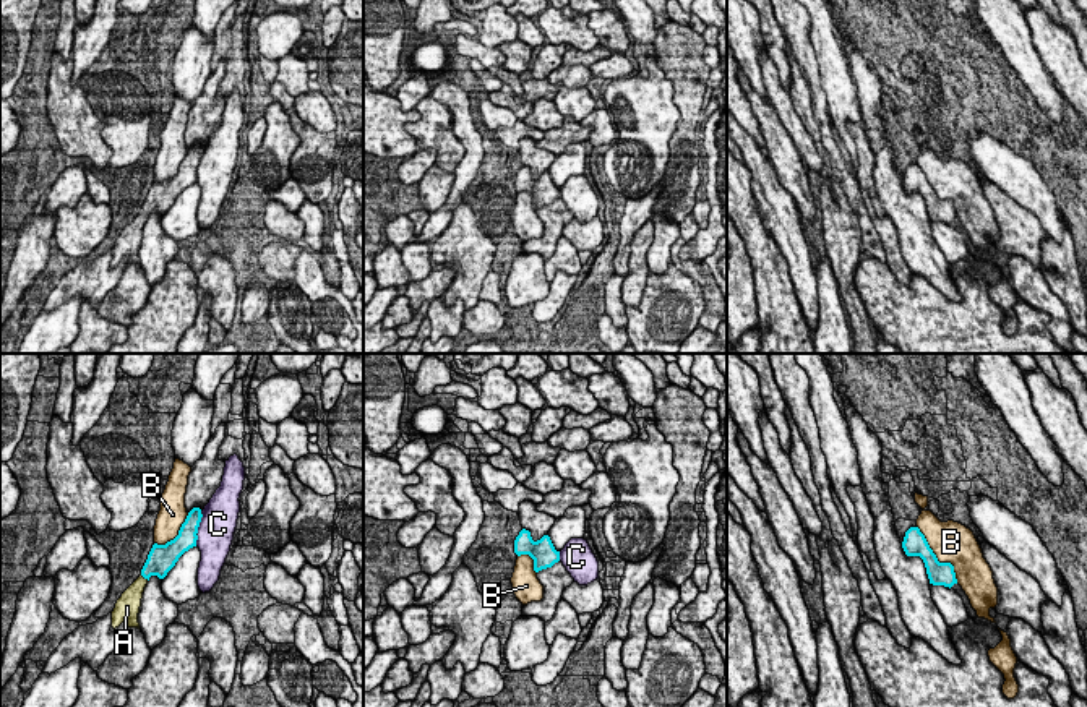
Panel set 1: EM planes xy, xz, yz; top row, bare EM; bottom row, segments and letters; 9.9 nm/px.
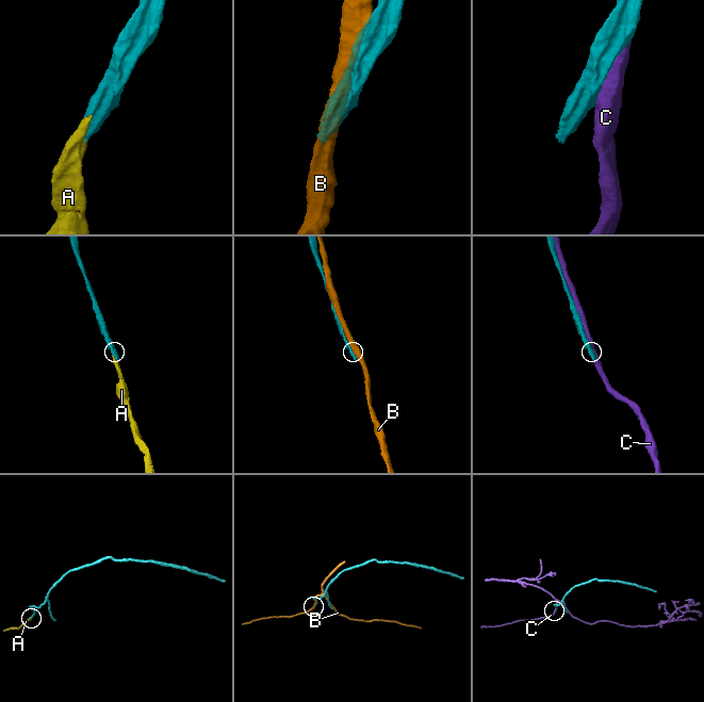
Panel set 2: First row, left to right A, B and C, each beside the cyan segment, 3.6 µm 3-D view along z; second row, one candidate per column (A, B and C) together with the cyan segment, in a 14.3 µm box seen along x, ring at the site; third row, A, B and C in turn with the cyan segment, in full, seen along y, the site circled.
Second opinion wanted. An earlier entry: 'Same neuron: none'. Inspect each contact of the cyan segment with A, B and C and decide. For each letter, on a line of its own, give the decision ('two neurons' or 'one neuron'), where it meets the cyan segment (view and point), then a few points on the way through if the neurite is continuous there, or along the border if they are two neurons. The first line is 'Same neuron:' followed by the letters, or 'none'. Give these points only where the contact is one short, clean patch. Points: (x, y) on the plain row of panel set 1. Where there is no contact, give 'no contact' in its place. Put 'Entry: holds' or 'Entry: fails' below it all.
Same neuron: A
A: one neuron; meets cyan in xy at (145, 214)
B: two neurons; meets cyan in yz at (936, 195)
C: two neurons; meets cyan in xy at (197, 166)
Entry: fails

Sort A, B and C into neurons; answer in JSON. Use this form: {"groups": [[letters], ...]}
{"groups": [["A"], ["B"], ["C"]]}

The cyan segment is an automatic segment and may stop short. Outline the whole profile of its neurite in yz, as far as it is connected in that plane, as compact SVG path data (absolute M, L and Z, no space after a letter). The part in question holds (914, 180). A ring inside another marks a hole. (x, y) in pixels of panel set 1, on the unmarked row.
M910 164L905 169L902 185L907 193L920 193L923 196L930 221L949 225L957 221L954 203L951 199L938 198L918 164Z

